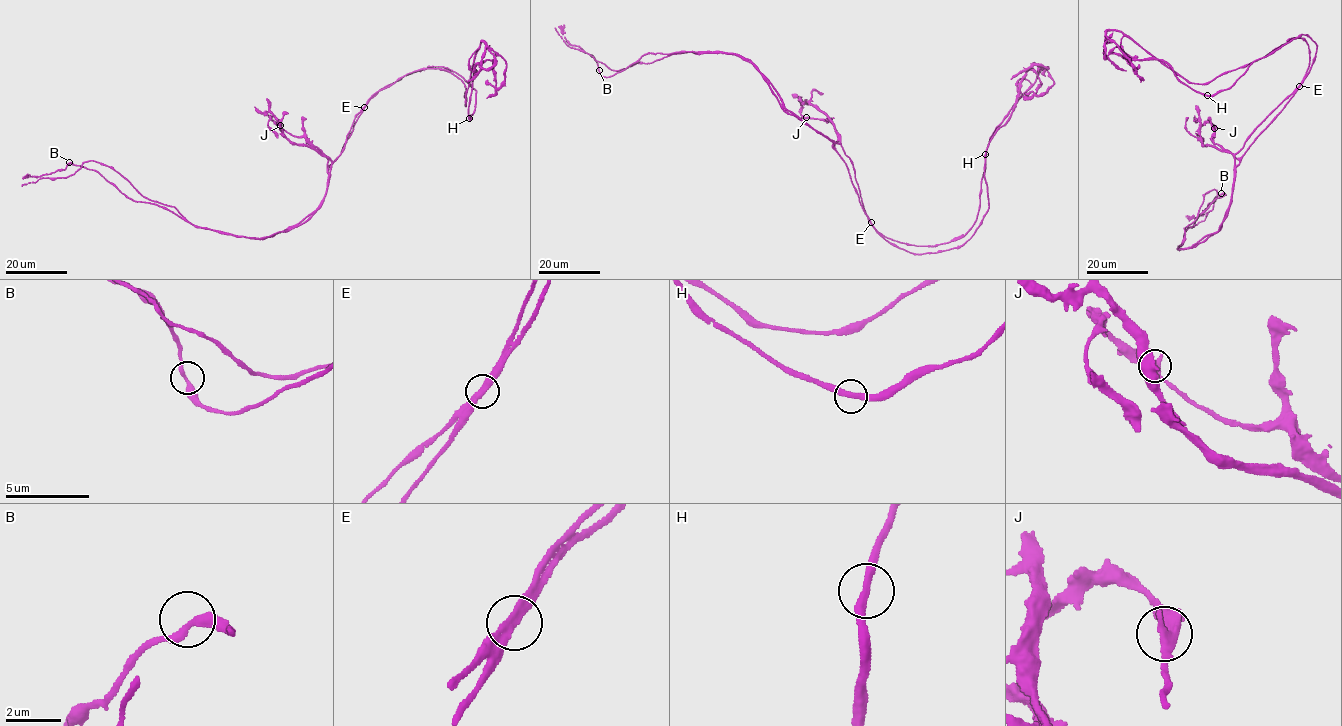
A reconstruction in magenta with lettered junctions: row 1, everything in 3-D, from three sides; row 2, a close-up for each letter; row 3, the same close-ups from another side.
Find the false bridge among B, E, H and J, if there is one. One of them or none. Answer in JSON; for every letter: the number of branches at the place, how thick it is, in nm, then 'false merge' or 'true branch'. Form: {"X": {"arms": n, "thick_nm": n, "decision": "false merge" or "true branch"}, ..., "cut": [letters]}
{"B": {"arms": 2, "thick_nm": 300, "decision": "true branch"}, "E": {"arms": 2, "thick_nm": 300, "decision": "false merge"}, "H": {"arms": 2, "thick_nm": 300, "decision": "true branch"}, "J": {"arms": 2, "thick_nm": 300, "decision": "true branch"}, "cut": ["E"]}

